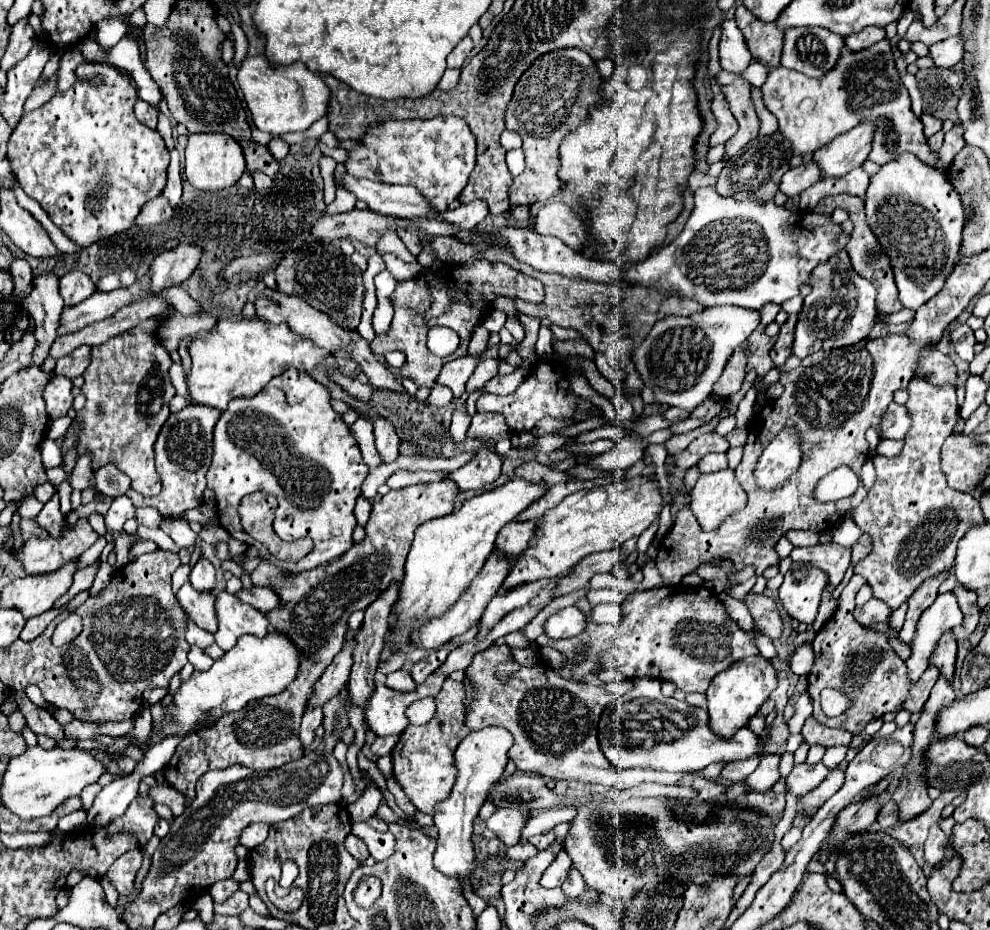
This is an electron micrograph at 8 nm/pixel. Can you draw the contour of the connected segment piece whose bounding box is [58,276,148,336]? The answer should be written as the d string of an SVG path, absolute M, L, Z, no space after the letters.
M144 276L132 288L118 288L108 294L94 292L88 300L80 302L78 306L66 306L60 314L58 336L78 332L94 322L112 316L116 310L124 308L128 300L136 300L136 296L148 296L148 292L144 292Z

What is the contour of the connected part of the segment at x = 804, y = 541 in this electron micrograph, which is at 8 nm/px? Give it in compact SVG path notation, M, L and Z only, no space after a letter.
M788 532L788 536L786 536L794 546L814 546L814 544L818 544L818 538L820 538L820 534L816 534L816 532Z

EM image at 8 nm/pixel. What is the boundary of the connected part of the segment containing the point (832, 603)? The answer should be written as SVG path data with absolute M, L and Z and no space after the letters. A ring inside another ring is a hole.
M826 586L826 590L824 590L824 594L822 594L822 602L820 602L820 612L818 612L818 616L816 616L814 624L812 624L814 632L818 632L818 630L820 630L820 628L822 628L822 626L832 618L834 608L836 608L836 600L834 600L834 598L830 598L828 586Z

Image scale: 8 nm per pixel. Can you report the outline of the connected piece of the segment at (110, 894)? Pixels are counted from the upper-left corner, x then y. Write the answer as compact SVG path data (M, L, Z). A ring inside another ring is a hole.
M106 876L100 878L100 884L105 892L105 899L108 904L112 904L112 906L116 906L116 900L118 900L118 892L116 892L116 888L110 883L109 879Z

